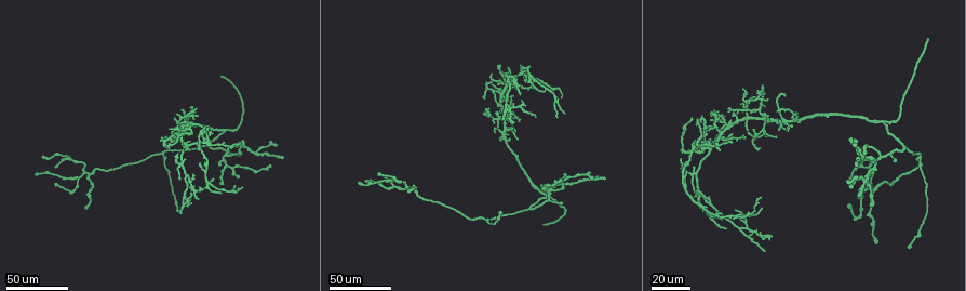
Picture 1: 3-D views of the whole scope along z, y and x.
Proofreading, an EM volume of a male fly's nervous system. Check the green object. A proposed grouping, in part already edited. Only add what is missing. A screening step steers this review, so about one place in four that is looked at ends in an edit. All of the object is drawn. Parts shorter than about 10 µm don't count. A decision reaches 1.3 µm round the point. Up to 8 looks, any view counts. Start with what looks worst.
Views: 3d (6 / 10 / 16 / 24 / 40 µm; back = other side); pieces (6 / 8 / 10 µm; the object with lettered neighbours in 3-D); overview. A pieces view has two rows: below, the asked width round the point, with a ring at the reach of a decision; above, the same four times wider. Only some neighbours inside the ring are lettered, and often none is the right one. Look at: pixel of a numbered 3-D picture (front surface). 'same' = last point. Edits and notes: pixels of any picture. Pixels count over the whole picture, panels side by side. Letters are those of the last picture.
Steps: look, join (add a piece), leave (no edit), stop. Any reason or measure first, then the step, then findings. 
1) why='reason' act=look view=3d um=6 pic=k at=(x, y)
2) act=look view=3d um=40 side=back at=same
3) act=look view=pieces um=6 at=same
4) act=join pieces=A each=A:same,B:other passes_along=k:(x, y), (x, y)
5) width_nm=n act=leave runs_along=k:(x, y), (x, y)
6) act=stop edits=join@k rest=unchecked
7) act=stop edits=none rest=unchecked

act=look view=3d um=24 pic=1 at=(545, 225)

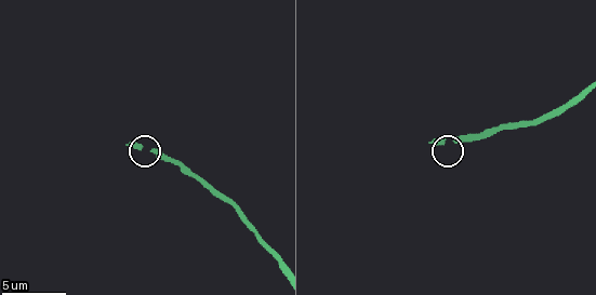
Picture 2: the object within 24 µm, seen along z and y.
act=look view=pieces um=10 pic=2 at=(127, 145)

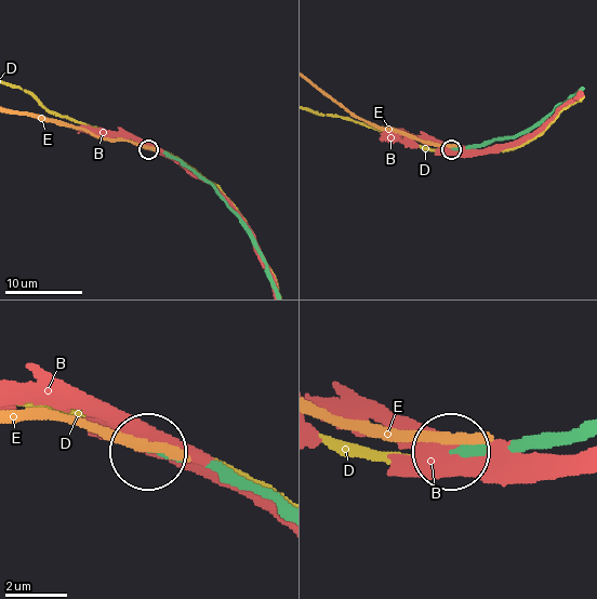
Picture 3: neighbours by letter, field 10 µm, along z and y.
act=leave each=B:other,D:other,E:other found='no lettered piece goes on from it'

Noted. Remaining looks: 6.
why='branch stops here' act=look view=3d um=24 pic=1 at=(492, 86)

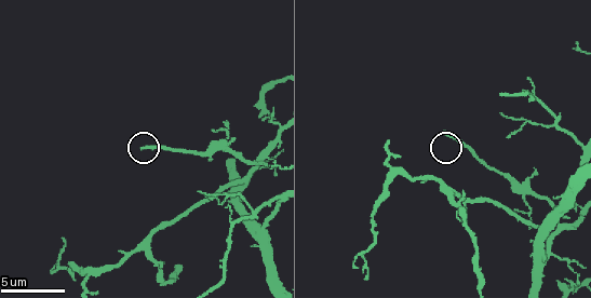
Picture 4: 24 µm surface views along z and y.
why='see the neighbours' act=look view=pieces um=6 pic=4 at=(146, 148)

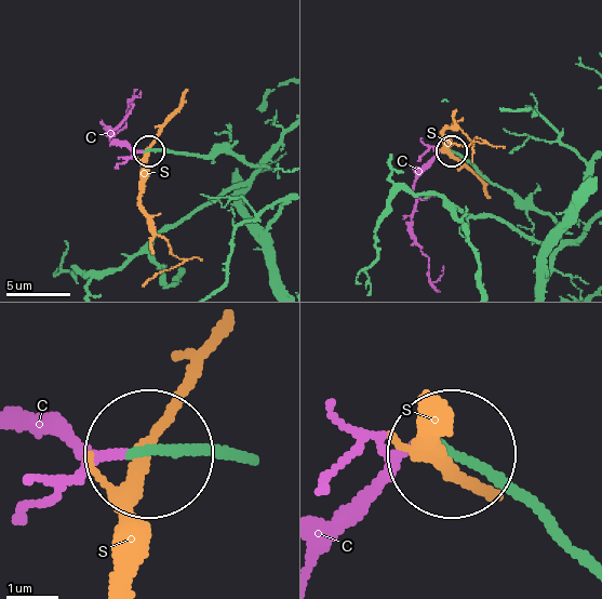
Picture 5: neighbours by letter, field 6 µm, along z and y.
act=join pieces=C each=C:same,S:other found='the neuron continues'

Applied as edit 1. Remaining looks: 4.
act=look view=overview

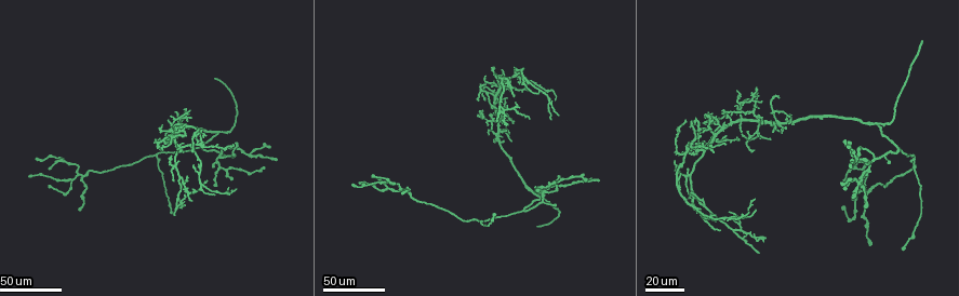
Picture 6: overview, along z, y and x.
why='end of a long branch' act=look view=3d um=24 pic=6 at=(757, 250)

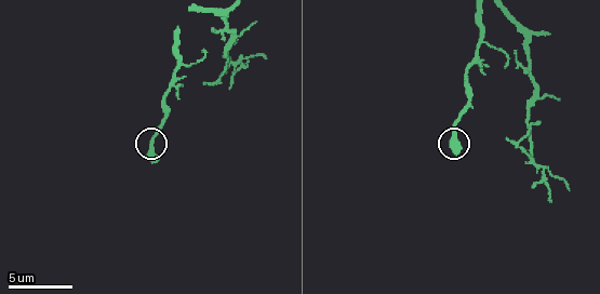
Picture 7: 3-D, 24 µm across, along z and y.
act=look view=pieces um=8 pic=7 at=(454, 154)

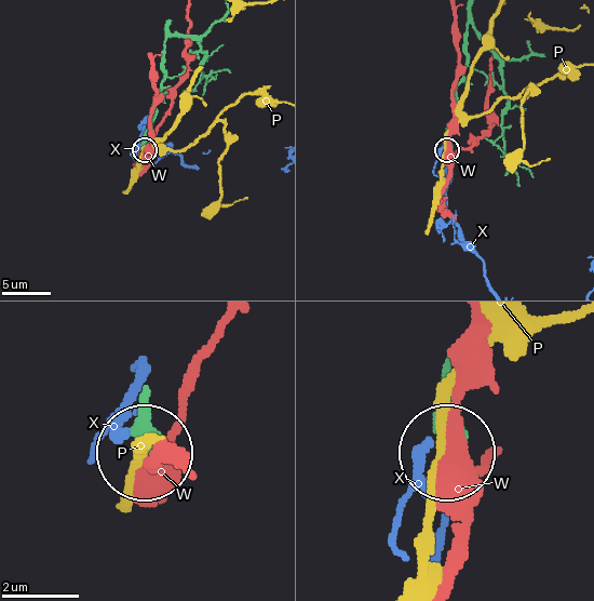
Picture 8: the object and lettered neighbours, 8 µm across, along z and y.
act=leave each=P:other,W:other,X:other found='no lettered piece goes on from it'

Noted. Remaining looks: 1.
act=stop edits=join@5 rest=unchecked

